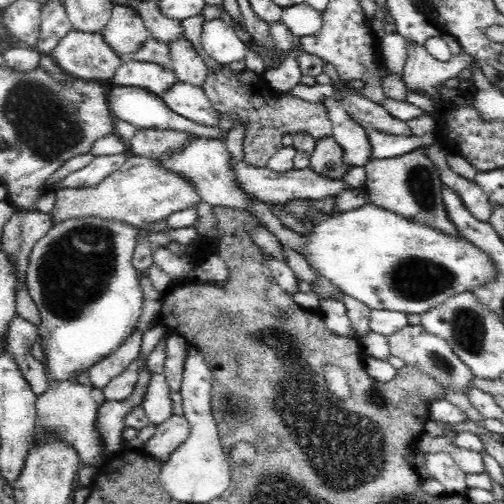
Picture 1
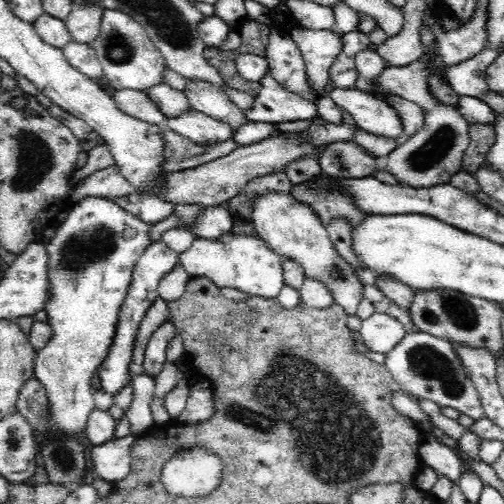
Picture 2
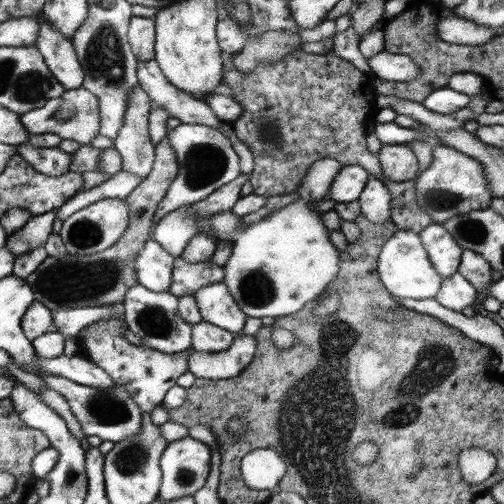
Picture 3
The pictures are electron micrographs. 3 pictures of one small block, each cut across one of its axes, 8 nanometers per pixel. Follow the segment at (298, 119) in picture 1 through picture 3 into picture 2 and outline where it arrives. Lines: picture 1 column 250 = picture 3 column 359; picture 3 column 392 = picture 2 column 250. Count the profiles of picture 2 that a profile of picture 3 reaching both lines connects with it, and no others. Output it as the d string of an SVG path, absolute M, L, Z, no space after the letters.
M274 172L266 176L254 178L238 196L234 196L230 202L224 202L222 208L226 208L232 214L232 220L244 220L252 222L252 210L256 204L256 198L266 192L292 192L292 182L288 180L286 172Z

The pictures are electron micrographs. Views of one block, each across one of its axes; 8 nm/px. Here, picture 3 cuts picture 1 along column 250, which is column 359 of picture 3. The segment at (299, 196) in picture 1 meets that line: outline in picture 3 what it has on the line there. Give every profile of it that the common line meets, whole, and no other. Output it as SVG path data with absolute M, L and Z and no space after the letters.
M343 166L341 172L335 176L329 196L325 200L333 200L335 204L347 204L347 202L357 202L365 184L369 180L369 172L363 170L361 166Z

